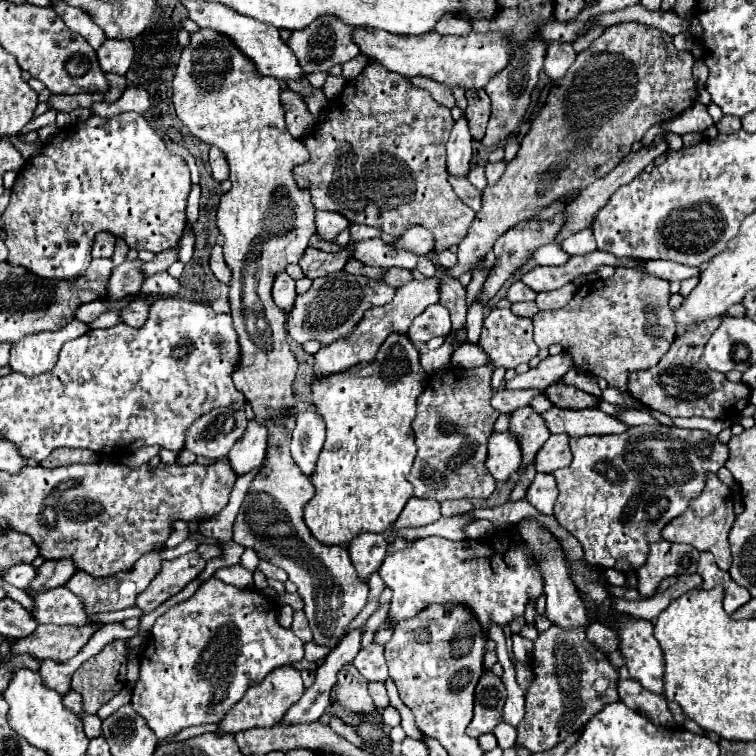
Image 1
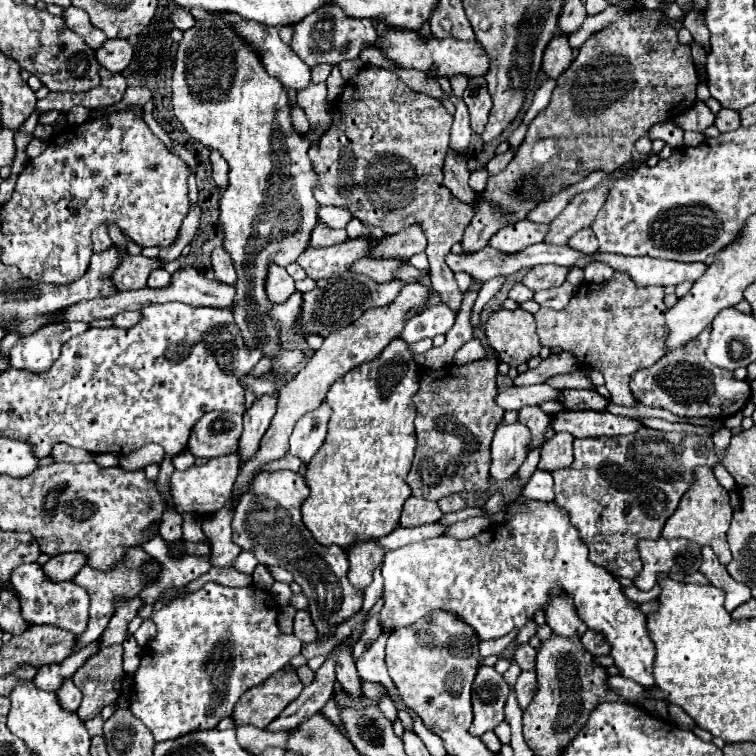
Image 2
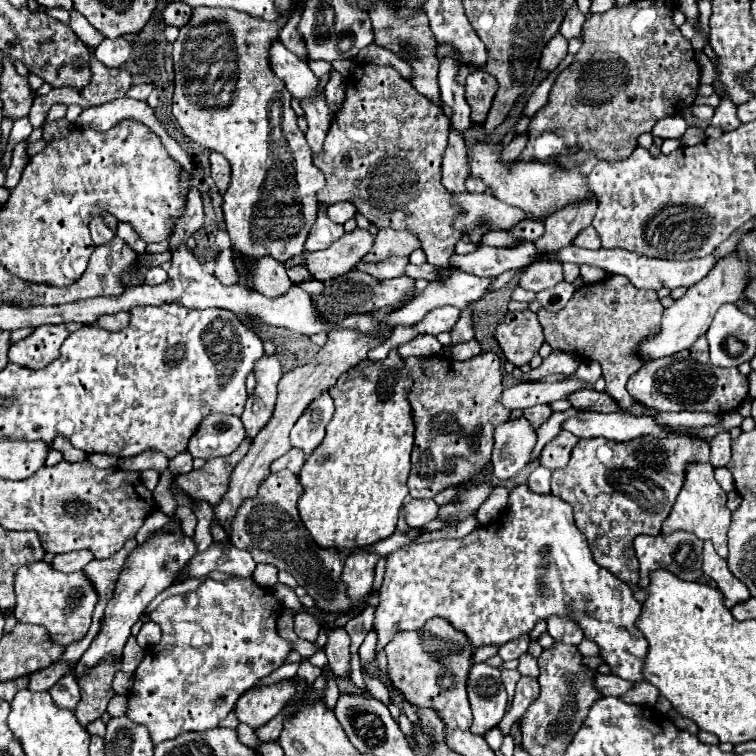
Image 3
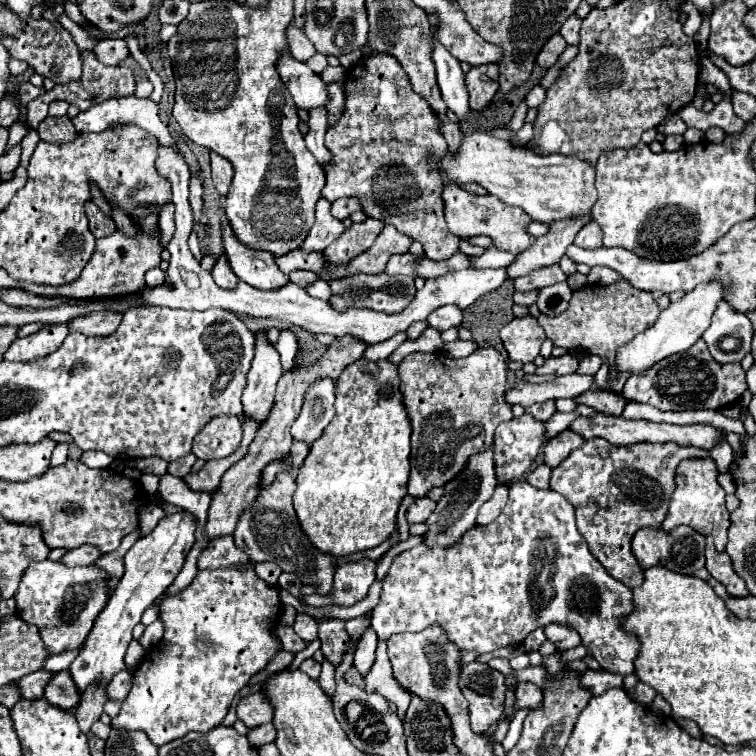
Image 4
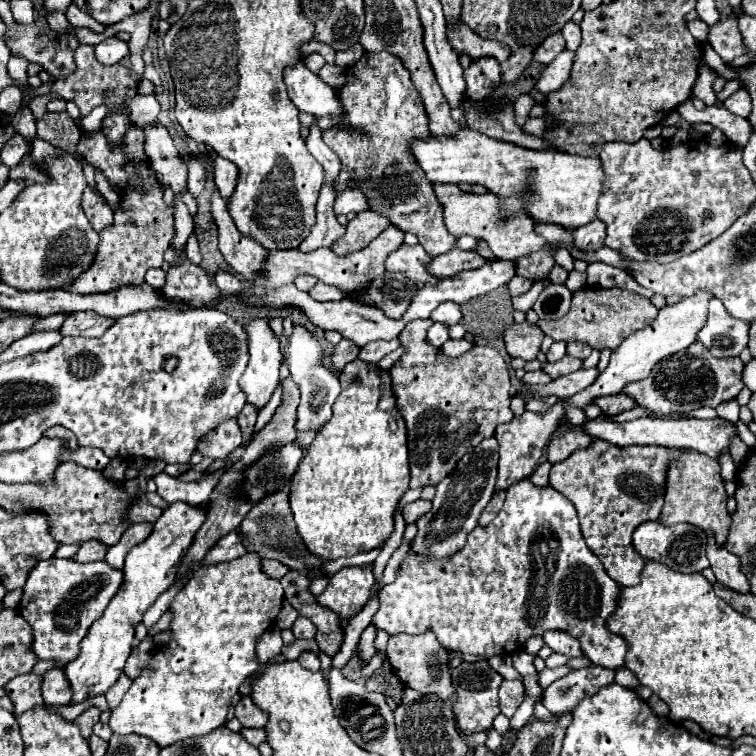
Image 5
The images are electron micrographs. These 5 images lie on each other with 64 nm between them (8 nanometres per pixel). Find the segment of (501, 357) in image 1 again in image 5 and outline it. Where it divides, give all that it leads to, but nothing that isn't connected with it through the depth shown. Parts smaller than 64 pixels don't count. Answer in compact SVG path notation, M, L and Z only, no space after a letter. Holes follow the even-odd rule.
M524 320L522 324L510 324L504 330L504 344L512 358L522 360L534 360L540 352L540 344L544 340L544 332L538 328L538 324L530 324Z

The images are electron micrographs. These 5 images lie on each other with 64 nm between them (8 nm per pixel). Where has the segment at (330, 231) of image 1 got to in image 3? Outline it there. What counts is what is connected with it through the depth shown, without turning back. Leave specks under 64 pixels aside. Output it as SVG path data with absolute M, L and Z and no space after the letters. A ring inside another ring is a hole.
M338 202L338 204L334 204L334 206L328 206L328 208L326 208L326 214L328 214L328 218L330 218L332 222L344 224L346 220L354 218L356 206L354 206L354 204L348 204L348 202Z

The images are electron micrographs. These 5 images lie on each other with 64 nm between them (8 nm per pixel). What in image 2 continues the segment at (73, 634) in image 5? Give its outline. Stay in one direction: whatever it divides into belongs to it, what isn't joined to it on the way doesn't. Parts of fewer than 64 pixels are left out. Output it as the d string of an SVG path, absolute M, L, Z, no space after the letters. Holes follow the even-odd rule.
M22 564L20 568L12 570L10 584L20 592L20 604L22 604L22 616L32 622L32 624L52 624L64 630L74 632L80 636L80 632L86 630L88 626L88 608L90 608L90 598L88 592L74 584L72 580L68 582L50 582L42 570L40 564Z

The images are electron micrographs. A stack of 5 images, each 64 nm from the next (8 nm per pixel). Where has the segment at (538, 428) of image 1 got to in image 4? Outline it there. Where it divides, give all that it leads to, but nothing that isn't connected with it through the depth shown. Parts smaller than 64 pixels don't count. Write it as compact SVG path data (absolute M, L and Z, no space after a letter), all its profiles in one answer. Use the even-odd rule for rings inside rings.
M548 400L544 404L534 404L534 406L526 408L526 412L532 414L534 420L548 420L556 412L556 406L554 406L554 400Z

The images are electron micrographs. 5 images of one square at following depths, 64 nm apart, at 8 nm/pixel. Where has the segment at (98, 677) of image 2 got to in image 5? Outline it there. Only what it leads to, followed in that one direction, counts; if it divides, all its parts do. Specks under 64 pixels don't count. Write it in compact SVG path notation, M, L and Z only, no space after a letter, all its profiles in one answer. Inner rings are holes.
M88 708L88 710L84 710L84 712L74 720L74 722L78 724L78 728L80 728L80 732L82 732L84 738L90 738L92 726L98 722L98 716L100 716L100 710L98 710L98 708Z

